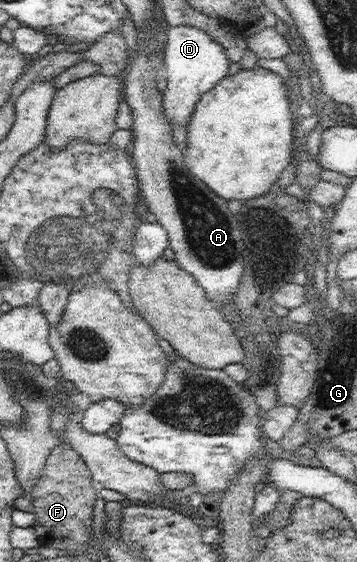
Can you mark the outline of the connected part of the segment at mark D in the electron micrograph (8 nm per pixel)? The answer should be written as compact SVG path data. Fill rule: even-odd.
M169 25L166 29L163 71L166 74L166 88L163 108L171 126L179 124L187 129L195 106L201 96L213 89L229 73L230 59L223 46L206 31L192 25Z

